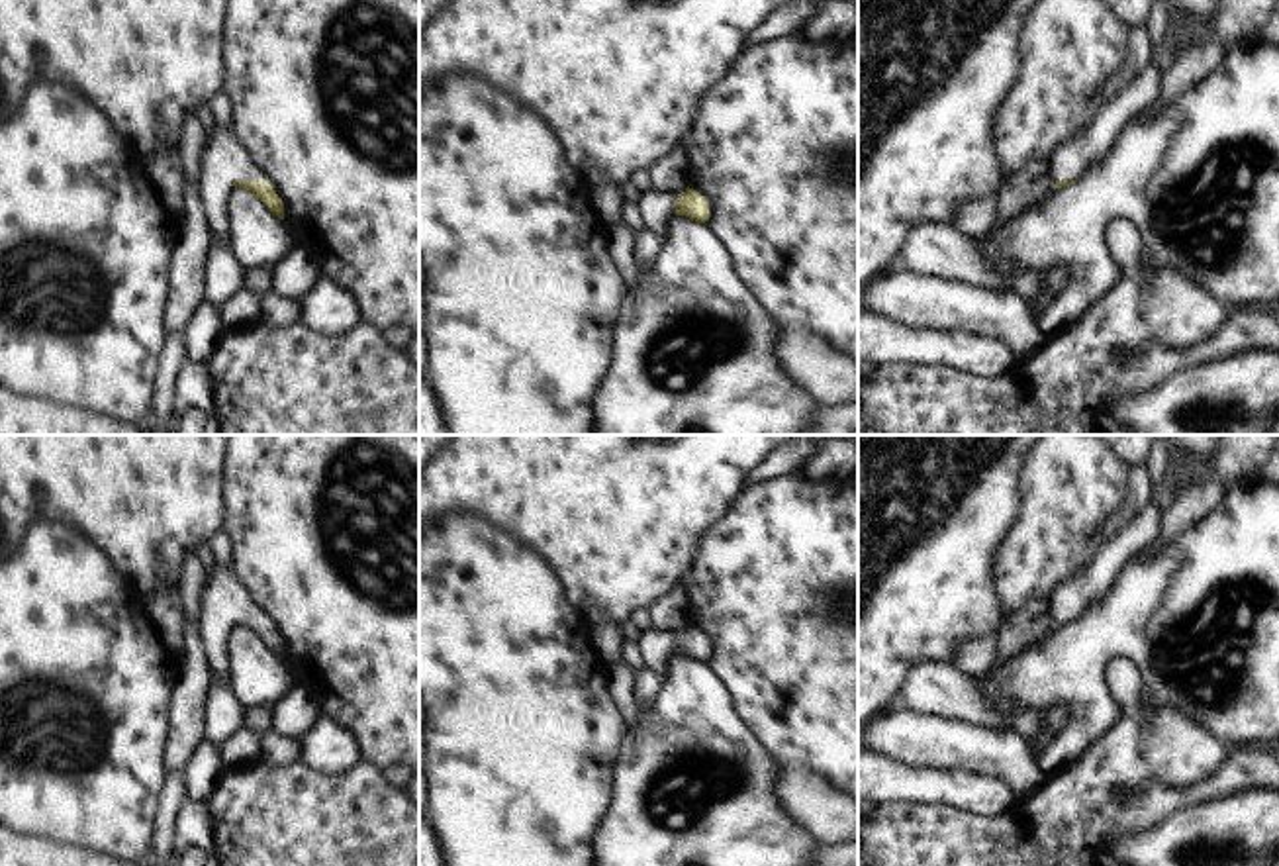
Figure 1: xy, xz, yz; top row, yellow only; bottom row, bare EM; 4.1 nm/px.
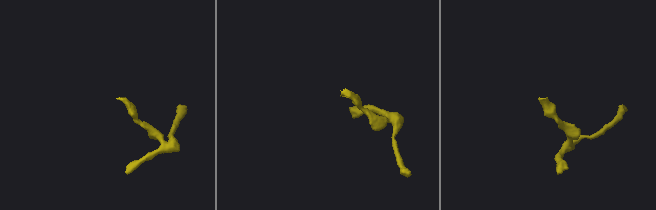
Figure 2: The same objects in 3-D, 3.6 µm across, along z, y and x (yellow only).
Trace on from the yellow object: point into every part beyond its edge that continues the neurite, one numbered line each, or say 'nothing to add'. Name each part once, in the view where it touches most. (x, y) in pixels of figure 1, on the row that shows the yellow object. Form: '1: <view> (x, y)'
1: xy (222, 163)

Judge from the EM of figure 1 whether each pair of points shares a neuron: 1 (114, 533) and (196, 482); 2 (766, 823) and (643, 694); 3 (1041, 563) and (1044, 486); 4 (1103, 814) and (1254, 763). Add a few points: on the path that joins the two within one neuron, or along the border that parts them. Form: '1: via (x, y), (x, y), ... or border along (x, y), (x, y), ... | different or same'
1: via (134, 514), (165, 482), (177, 482) | same
2: border along (663, 678), (661, 690), (641, 712) | different
3: via (1044, 543), (1044, 506) | same
4: via (1140, 814), (1158, 802), (1189, 798), (1217, 788) | same

